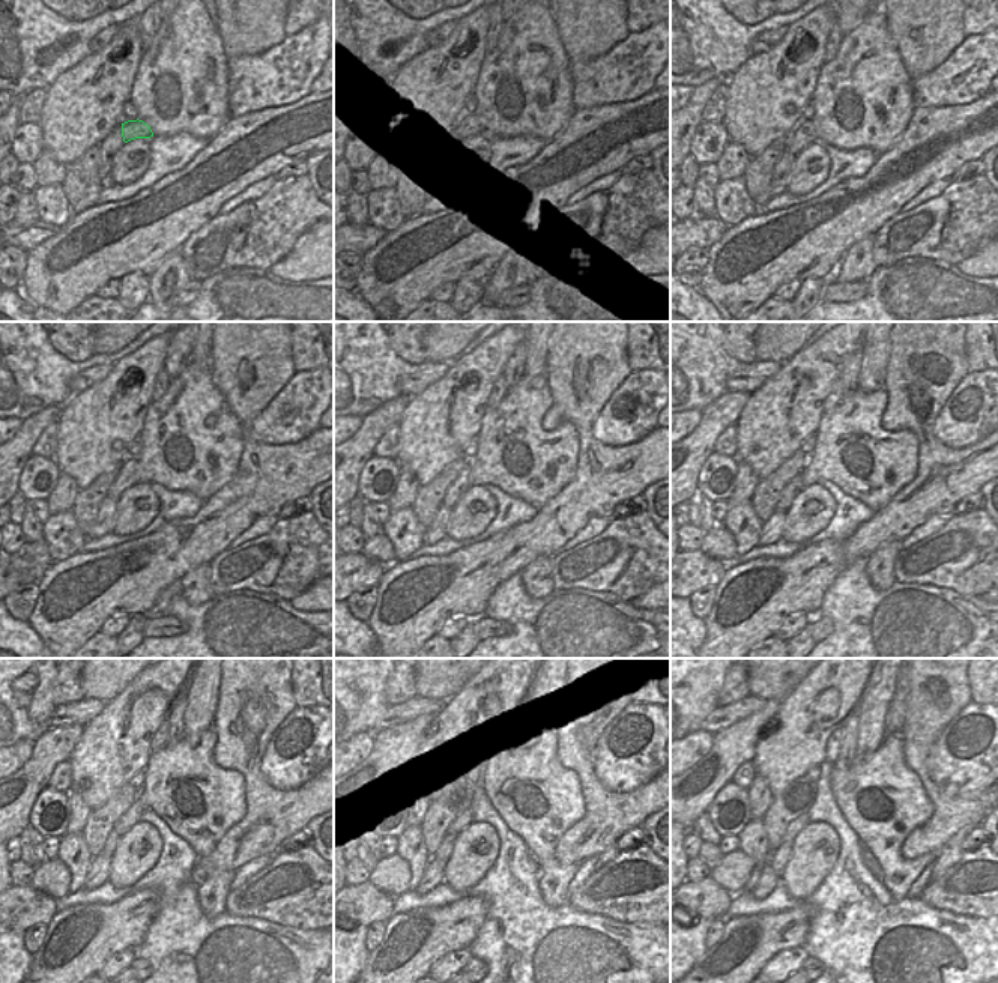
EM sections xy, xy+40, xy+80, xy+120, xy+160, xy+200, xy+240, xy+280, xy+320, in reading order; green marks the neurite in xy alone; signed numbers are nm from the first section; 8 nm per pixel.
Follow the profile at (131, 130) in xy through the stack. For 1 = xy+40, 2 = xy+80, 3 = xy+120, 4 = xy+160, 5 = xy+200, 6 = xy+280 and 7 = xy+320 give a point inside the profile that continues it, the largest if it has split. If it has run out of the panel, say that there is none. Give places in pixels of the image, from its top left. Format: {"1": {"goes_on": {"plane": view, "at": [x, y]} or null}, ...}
{"1": {"goes_on": {"plane": "xy+40", "at": [471, 128]}}, "2": {"goes_on": {"plane": "xy+80", "at": [803, 134]}}, "3": {"goes_on": {"plane": "xy+120", "at": [127, 475]}}, "4": {"goes_on": {"plane": "xy+160", "at": [460, 484]}}, "5": {"goes_on": {"plane": "xy+200", "at": [795, 484]}}, "6": {"goes_on": {"plane": "xy+280", "at": [447, 846]}}, "7": {"goes_on": {"plane": "xy+320", "at": [777, 858]}}}

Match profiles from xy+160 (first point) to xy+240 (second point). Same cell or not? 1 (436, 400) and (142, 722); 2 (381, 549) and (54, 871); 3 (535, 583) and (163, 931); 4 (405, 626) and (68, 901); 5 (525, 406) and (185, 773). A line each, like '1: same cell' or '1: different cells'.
1: same cell
2: same cell
3: different cells
4: different cells
5: same cell

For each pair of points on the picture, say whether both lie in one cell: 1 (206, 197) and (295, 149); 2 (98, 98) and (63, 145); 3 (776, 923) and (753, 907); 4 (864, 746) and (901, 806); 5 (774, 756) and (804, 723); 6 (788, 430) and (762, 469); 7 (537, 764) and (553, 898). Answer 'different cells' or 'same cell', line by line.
1: same cell
2: same cell
3: different cells
4: different cells
5: same cell
6: same cell
7: same cell

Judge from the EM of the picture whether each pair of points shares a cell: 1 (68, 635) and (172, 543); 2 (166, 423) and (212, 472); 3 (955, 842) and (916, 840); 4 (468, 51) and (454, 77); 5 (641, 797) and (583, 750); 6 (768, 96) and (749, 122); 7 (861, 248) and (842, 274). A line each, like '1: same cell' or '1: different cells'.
1: same cell
2: same cell
3: different cells
4: same cell
5: same cell
6: same cell
7: same cell

